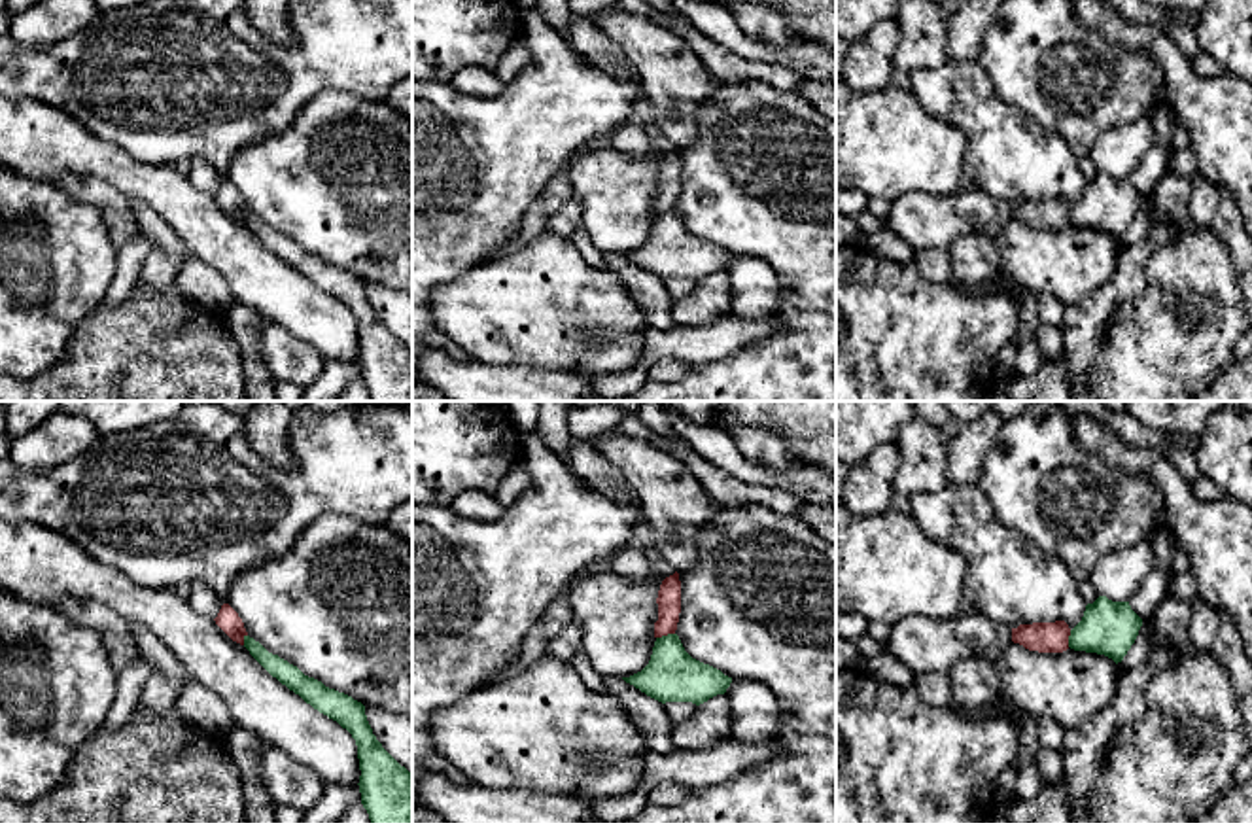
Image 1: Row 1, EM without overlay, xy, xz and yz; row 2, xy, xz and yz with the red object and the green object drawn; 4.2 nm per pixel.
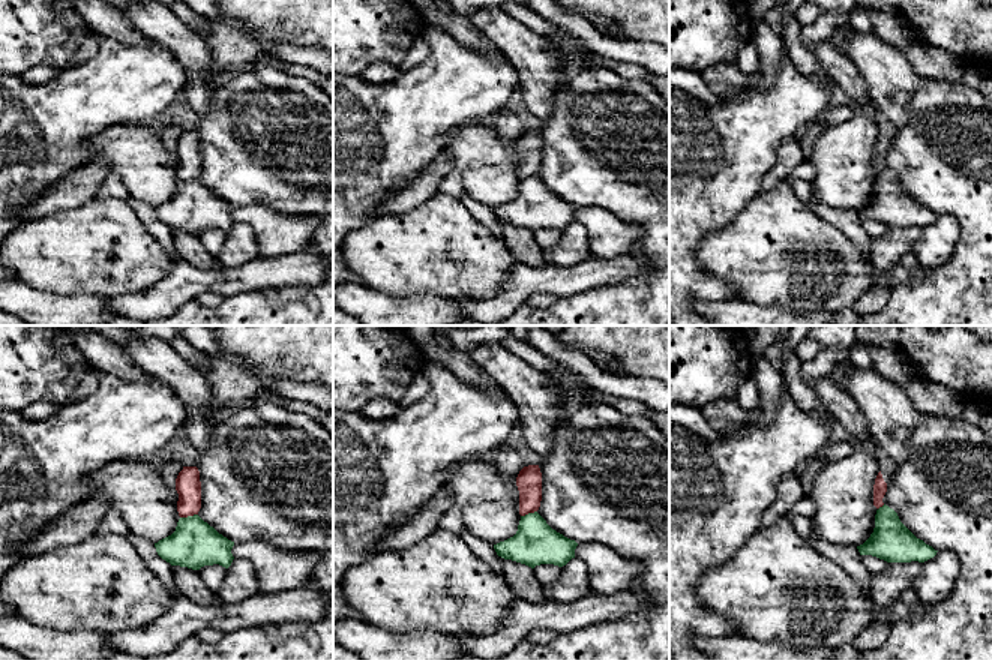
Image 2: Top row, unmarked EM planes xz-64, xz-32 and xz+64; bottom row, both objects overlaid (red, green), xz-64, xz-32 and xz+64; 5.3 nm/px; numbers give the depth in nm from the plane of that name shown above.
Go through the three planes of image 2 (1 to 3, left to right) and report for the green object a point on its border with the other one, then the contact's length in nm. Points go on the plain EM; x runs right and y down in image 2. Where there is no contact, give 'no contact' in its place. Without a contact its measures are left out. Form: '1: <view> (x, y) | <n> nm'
1: xz-64 (188, 179) | 100 nm
2: xz-32 (529, 176) | 90 nm
3: xz+64 (881, 170) | 50 nm

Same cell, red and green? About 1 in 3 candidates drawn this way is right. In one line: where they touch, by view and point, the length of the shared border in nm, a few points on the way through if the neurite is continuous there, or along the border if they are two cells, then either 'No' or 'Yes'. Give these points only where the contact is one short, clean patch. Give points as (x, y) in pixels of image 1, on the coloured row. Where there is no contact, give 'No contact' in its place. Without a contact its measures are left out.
Touches red at xz (664, 634). Shared border 80 nm. Boundary: xz (674, 632), (657, 638). No

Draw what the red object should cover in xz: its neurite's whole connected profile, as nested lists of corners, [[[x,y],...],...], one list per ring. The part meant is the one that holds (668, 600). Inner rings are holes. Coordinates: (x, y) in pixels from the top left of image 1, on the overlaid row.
[[[677,571],[662,581],[656,604],[654,638],[675,634],[681,613],[681,581]]]

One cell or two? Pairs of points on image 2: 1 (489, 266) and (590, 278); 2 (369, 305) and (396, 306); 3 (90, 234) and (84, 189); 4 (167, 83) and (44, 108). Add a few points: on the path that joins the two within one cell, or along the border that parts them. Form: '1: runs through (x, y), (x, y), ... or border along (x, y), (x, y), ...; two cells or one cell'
1: border along (517, 261), (506, 281), (488, 297); two cells
2: runs through (375, 306), (390, 306); one cell
3: border along (95, 197), (81, 206), (53, 215); two cells
4: runs through (137, 83), (117, 86), (74, 107); one cell

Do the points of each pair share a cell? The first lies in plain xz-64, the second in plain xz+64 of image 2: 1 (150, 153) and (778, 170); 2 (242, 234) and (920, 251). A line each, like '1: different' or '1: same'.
1: different
2: different

